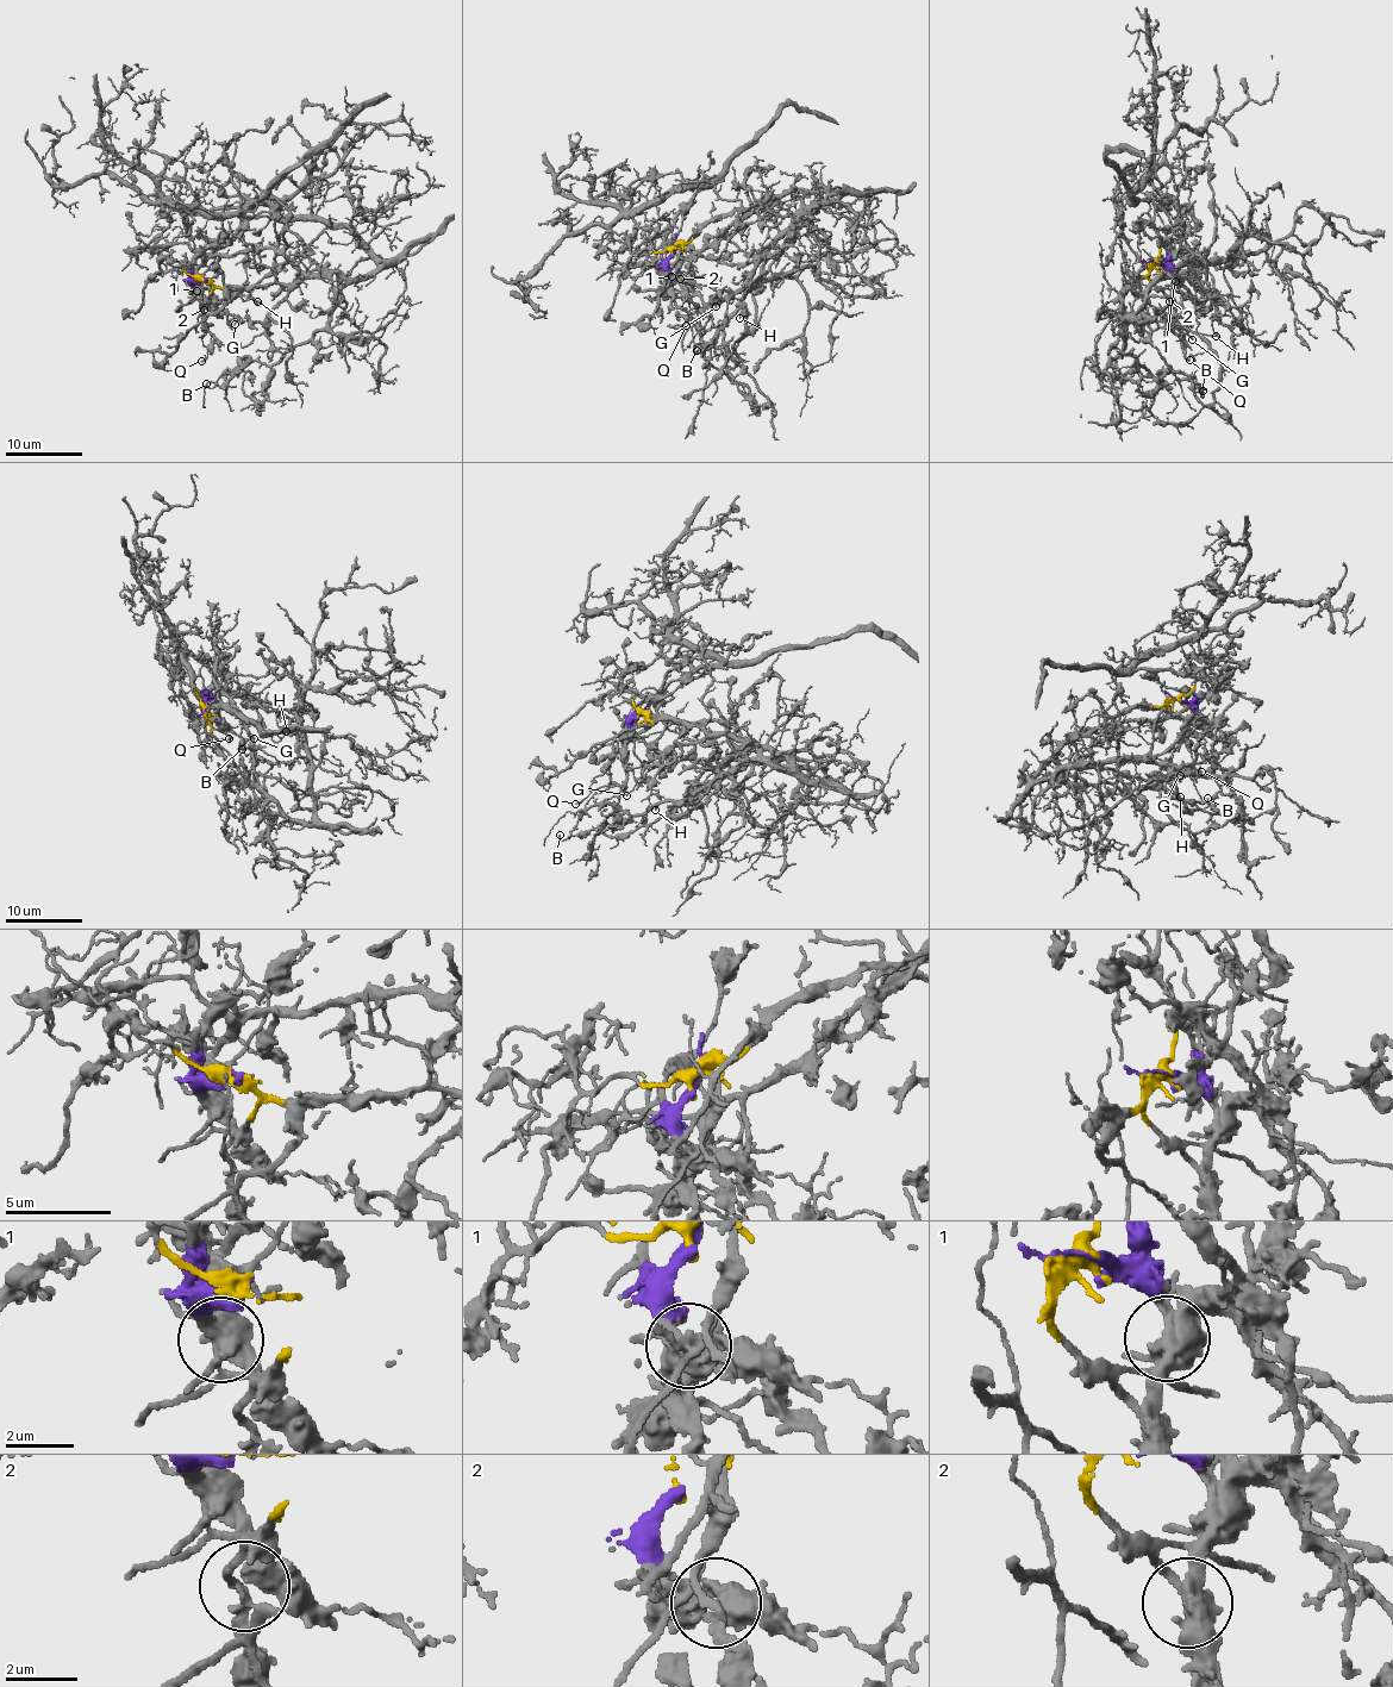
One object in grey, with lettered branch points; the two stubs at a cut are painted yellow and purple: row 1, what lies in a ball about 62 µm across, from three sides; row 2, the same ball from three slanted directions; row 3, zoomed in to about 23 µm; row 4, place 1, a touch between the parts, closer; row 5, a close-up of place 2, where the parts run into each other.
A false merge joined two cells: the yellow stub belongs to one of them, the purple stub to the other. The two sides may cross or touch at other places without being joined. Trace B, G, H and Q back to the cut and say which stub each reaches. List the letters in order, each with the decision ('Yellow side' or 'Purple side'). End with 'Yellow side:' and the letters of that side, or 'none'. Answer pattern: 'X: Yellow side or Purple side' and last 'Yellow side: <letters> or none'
B: Yellow side
G: Purple side
H: Yellow side
Q: Yellow side
Yellow side: B, H, Q

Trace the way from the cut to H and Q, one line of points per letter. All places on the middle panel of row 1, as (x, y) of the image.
H: (674, 249), (709, 223), (768, 199), (730, 224), (692, 261), (700, 299), (709, 302), (738, 299), (739, 319)
Q: (674, 249), (682, 243), (676, 274), (685, 311), (692, 319), (687, 325)

